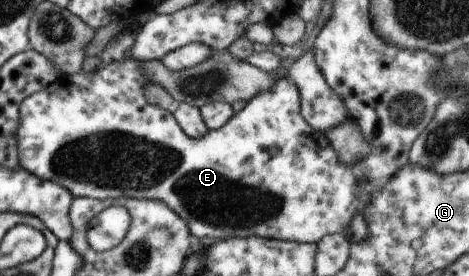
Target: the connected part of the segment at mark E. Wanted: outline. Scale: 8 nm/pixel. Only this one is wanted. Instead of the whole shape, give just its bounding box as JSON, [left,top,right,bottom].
[17,57,369,244]

